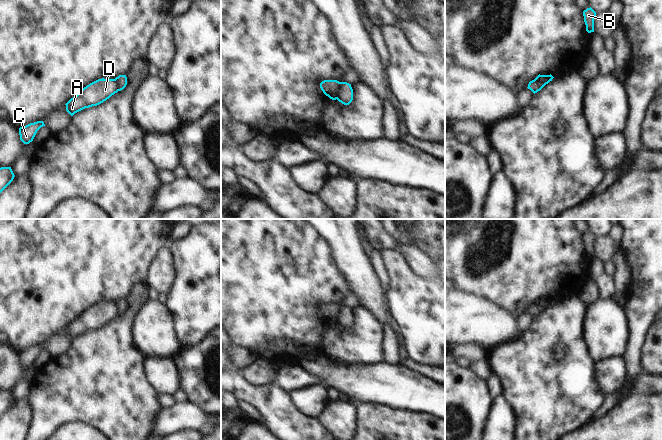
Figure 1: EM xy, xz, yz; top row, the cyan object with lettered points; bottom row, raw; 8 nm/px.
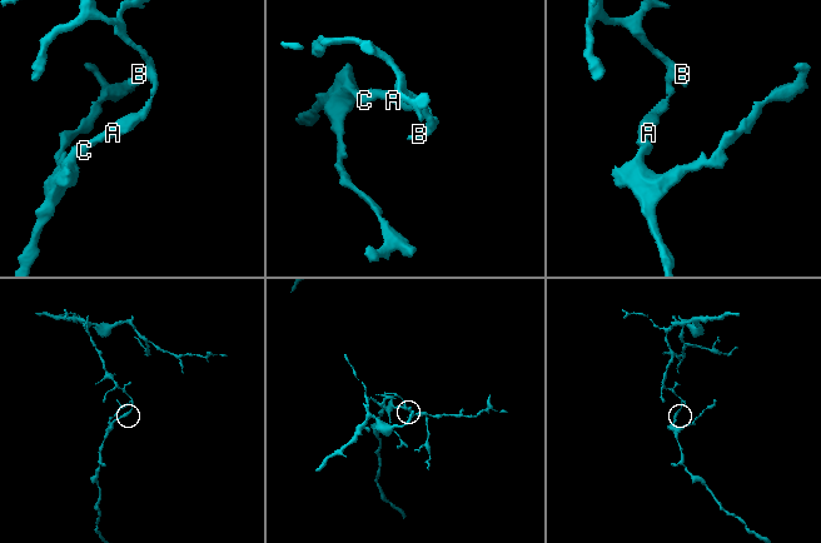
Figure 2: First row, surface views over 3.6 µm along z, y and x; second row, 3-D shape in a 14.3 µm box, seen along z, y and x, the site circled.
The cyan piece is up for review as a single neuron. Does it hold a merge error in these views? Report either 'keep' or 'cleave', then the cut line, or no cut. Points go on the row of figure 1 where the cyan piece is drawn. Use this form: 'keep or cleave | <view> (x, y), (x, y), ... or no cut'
cleave | xz (340, 82), (336, 98)

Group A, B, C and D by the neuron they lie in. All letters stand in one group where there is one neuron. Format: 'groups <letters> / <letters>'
groups A C D / B

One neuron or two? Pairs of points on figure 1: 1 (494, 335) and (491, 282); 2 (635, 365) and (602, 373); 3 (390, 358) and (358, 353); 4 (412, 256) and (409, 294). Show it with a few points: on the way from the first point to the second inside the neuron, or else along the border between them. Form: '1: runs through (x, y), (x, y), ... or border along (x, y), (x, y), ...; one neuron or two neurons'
1: border along (470, 294), (479, 298), (486, 298), (512, 315); two neurons
2: border along (624, 357), (627, 377), (625, 383), (617, 390); two neurons
3: border along (382, 333), (381, 361); two neurons
4: border along (400, 249), (413, 273), (422, 277), (432, 275); two neurons

